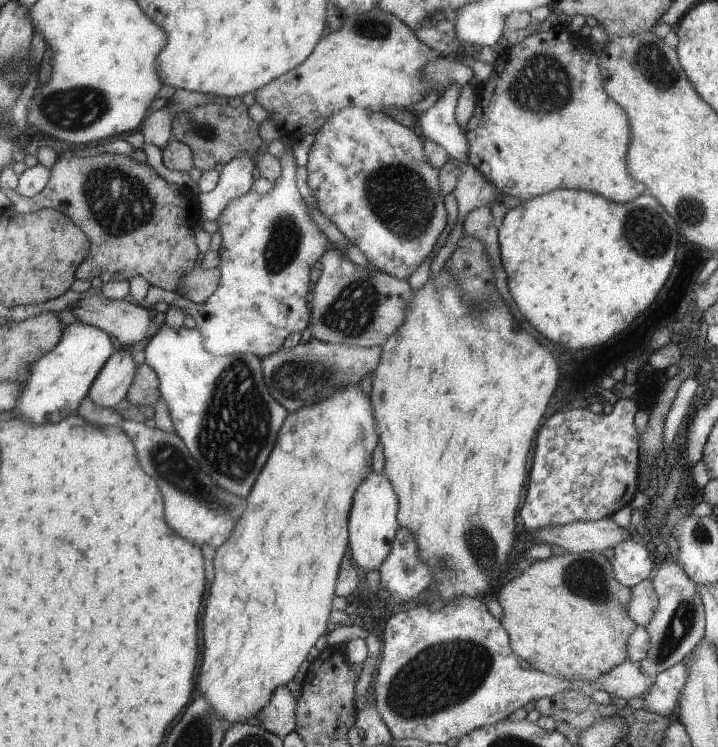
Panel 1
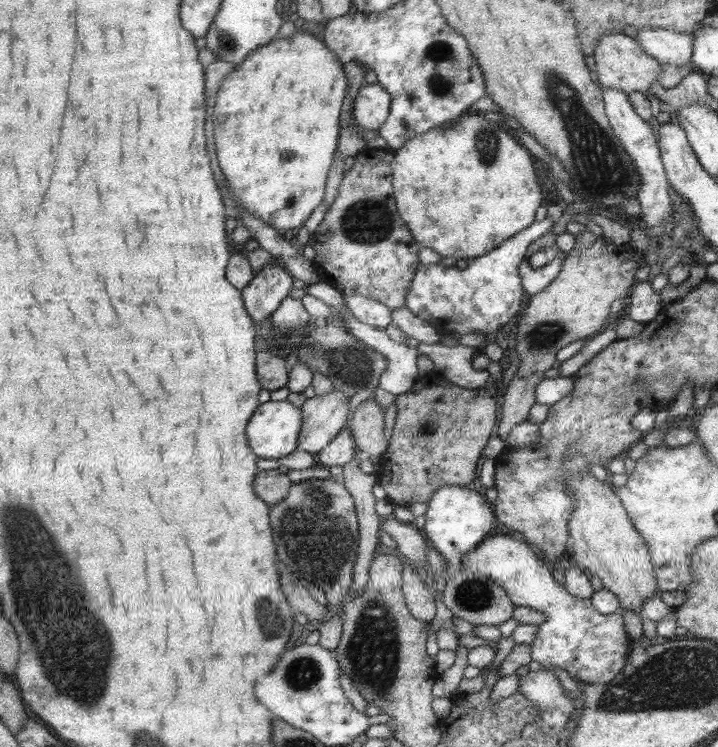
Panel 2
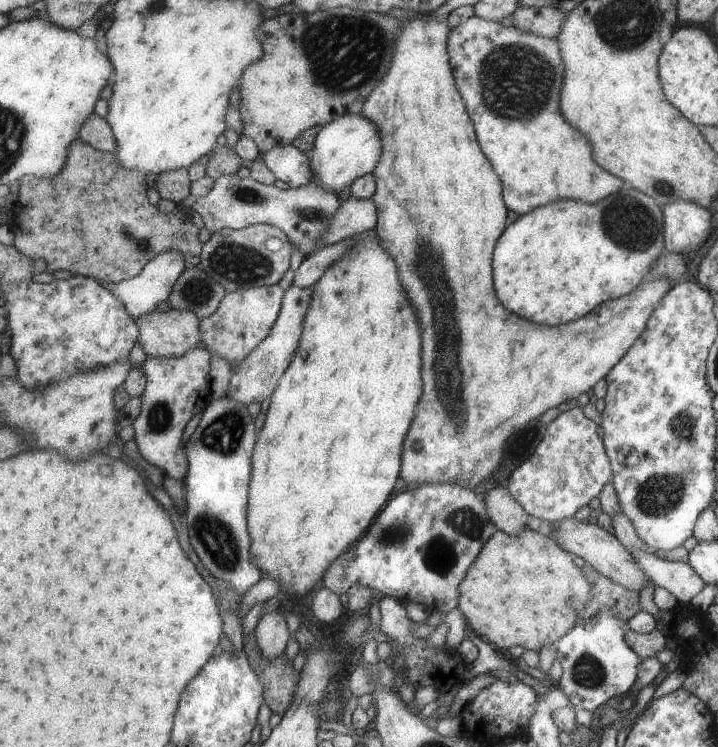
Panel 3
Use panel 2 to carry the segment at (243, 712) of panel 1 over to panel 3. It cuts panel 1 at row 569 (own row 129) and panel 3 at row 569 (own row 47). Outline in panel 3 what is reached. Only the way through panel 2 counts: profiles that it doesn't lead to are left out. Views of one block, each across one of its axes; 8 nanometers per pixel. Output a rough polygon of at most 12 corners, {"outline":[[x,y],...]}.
{"outline":[[395,257],[311,286],[255,445],[251,561],[316,590],[422,396]]}

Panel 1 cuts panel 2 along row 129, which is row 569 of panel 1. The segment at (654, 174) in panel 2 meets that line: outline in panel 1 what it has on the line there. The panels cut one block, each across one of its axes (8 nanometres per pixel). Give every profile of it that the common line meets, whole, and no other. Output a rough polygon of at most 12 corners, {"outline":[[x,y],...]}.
{"outline":[[629,539],[615,545],[615,580],[628,588],[654,566],[648,548]]}

